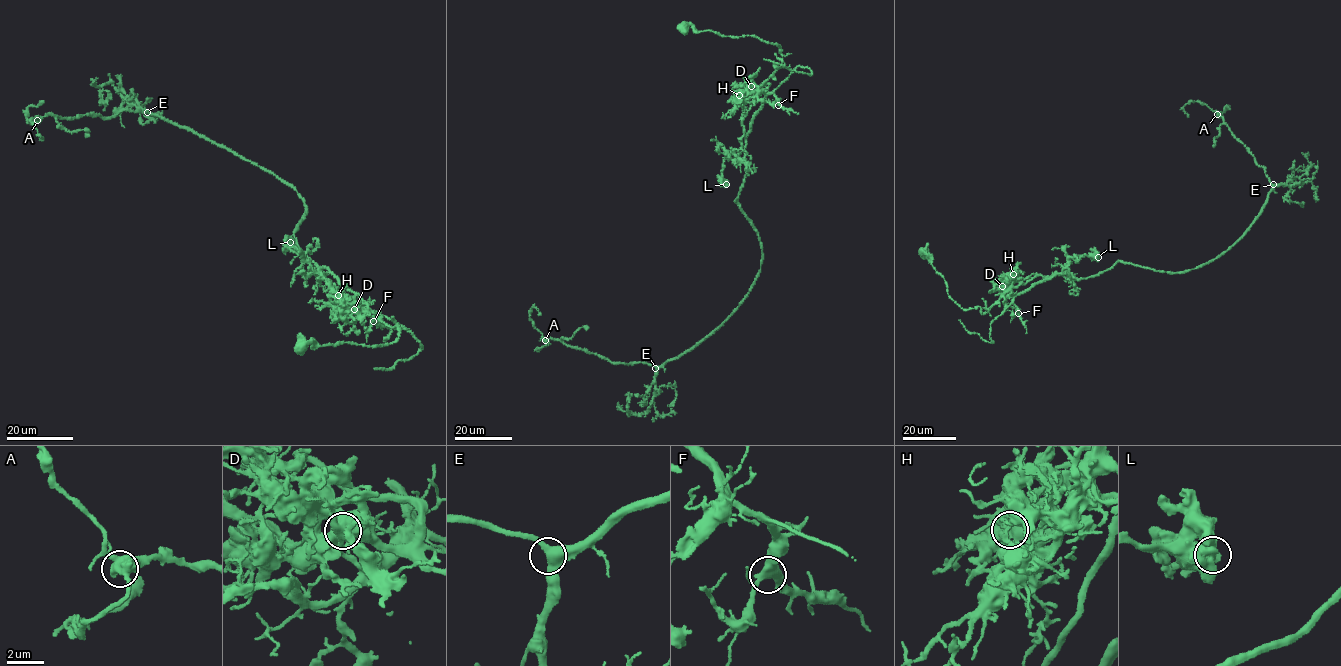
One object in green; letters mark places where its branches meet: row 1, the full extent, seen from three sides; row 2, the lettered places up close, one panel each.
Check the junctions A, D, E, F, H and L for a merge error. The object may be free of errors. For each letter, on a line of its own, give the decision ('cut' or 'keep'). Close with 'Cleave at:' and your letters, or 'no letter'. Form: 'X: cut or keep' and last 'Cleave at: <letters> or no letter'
A: keep
D: cut
E: keep
F: keep
H: keep
L: keep
Cleave at: D

